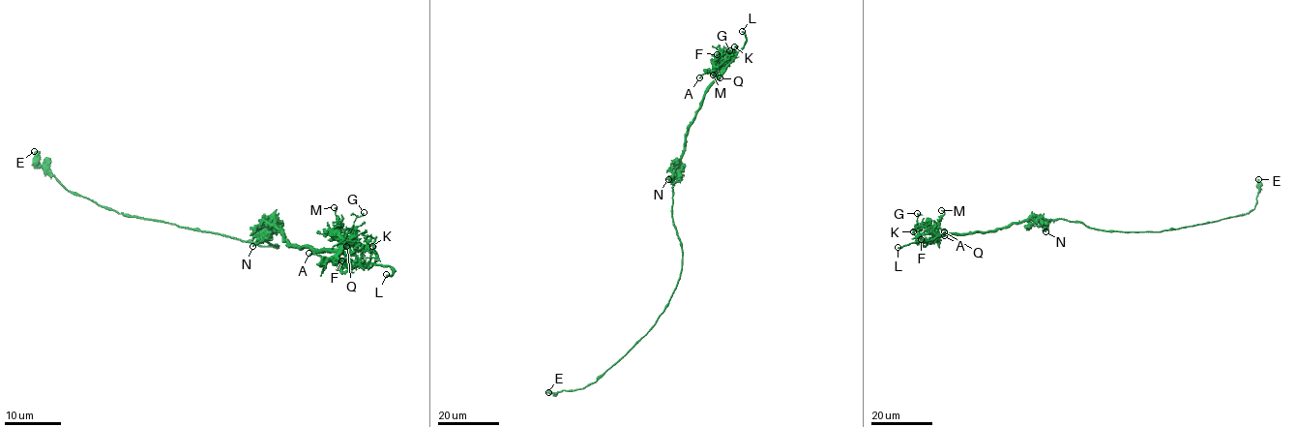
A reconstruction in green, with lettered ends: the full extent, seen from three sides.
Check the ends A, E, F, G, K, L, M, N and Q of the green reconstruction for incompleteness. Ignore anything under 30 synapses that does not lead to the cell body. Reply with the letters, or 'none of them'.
L

